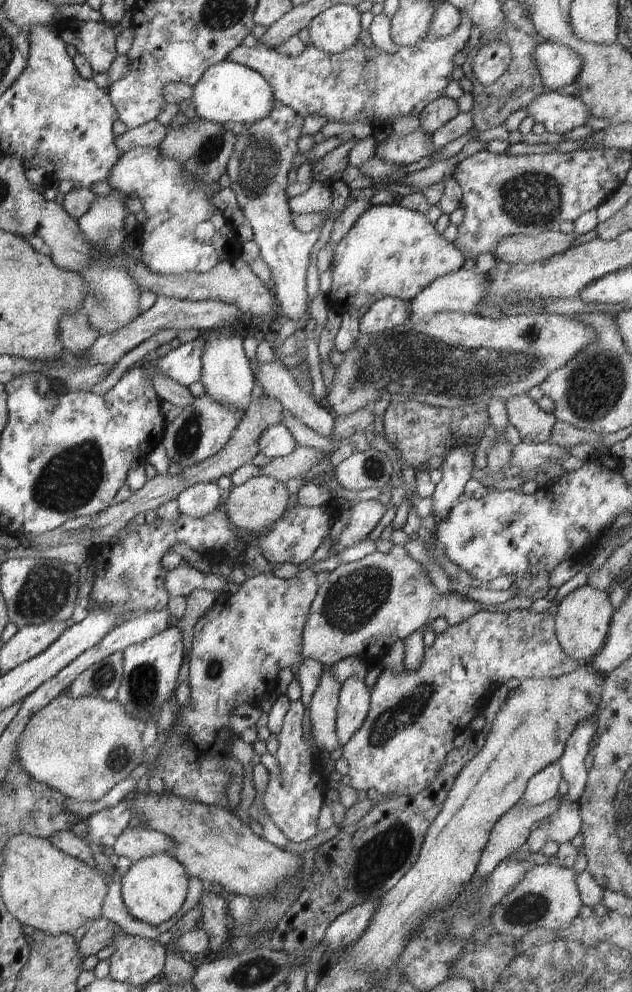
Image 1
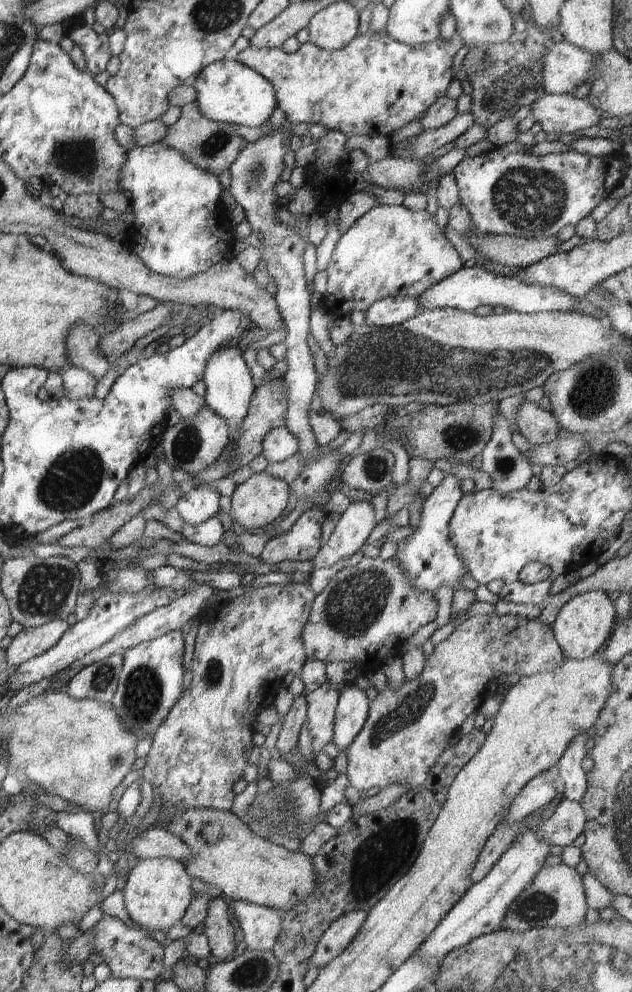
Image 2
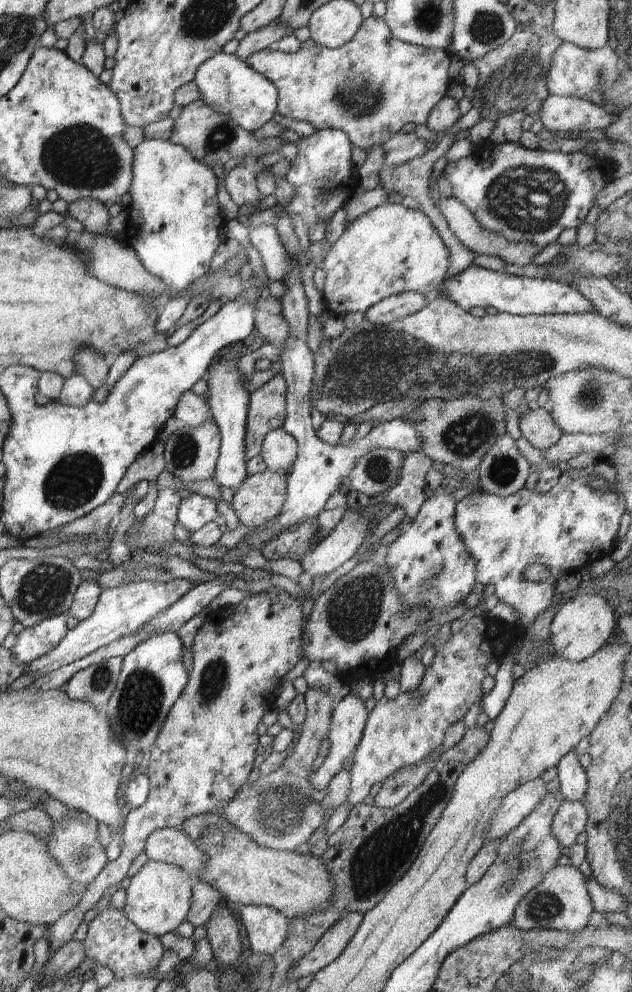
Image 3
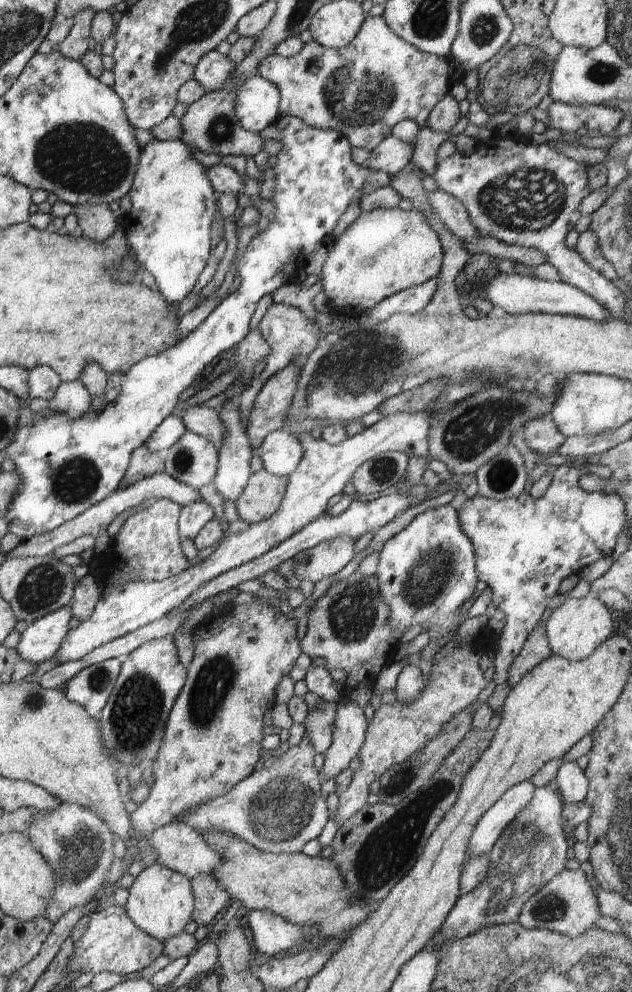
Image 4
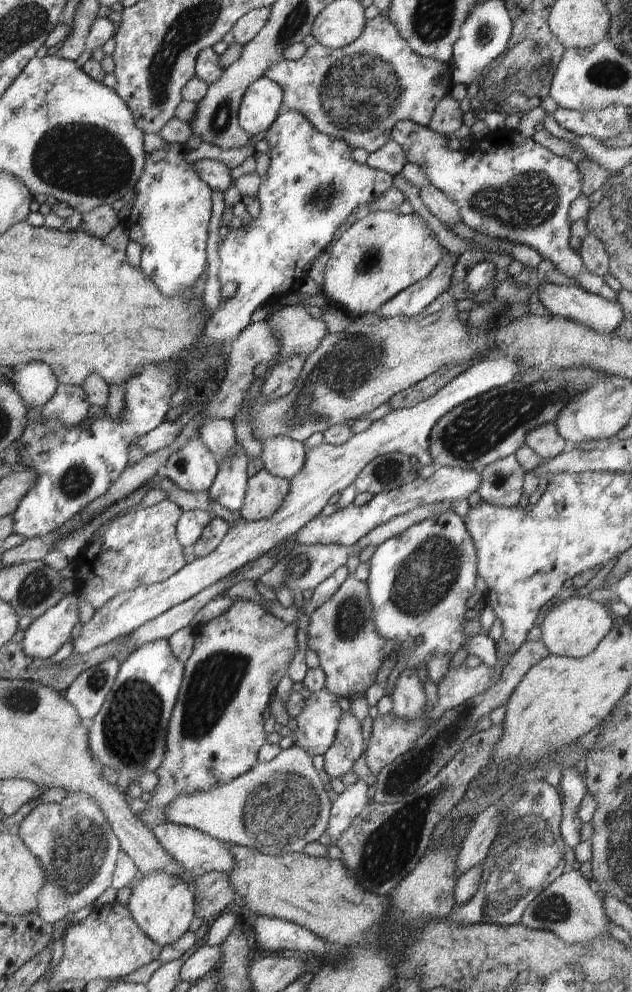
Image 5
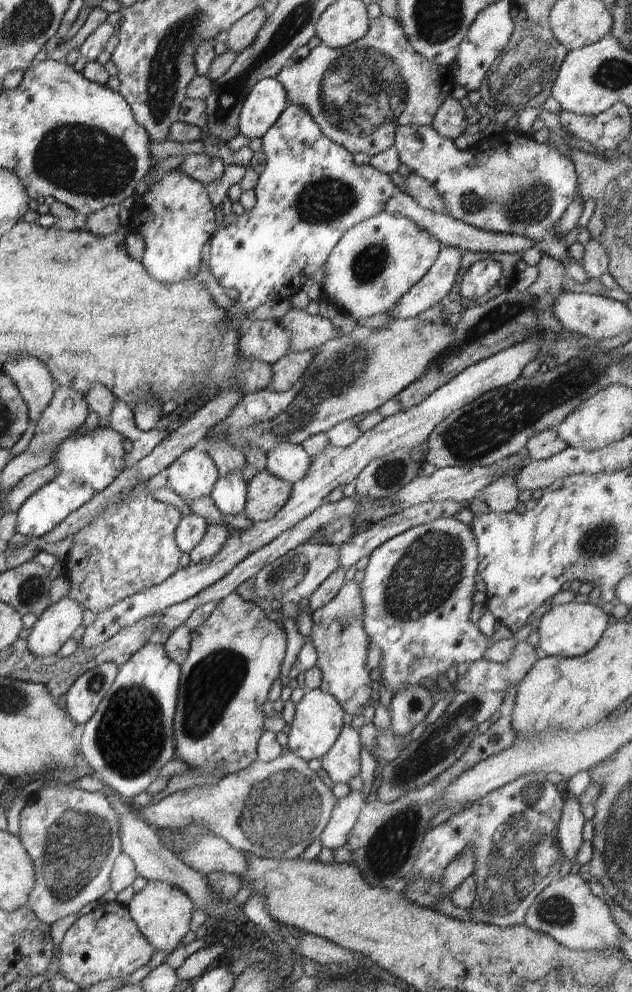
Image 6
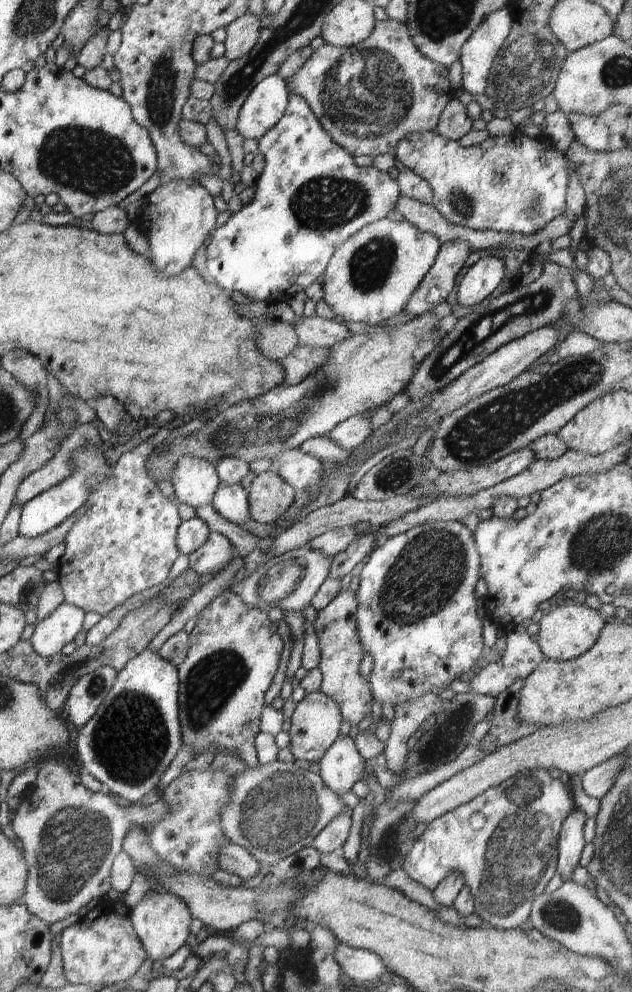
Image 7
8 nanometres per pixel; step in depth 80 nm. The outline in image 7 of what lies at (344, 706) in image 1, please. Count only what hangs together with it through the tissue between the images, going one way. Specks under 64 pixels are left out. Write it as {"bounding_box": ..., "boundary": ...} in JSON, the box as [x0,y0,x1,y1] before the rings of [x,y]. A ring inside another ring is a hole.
{"bounding_box":[318,735,366,795],"boundary":[[[350,735],[338,737],[334,744],[326,751],[326,754],[318,762],[320,768],[319,775],[322,777],[324,784],[337,795],[344,794],[351,790],[354,783],[362,780],[362,772],[366,761],[360,756],[355,745],[355,739]]]}

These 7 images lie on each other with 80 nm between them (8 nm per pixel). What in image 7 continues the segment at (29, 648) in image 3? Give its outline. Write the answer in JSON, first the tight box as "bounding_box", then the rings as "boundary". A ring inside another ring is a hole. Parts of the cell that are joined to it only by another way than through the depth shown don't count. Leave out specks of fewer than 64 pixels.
{"bounding_box":[31,601,85,657],"boundary":[[[63,601],[46,618],[35,624],[31,645],[41,657],[51,657],[76,638],[83,628],[85,610]]]}

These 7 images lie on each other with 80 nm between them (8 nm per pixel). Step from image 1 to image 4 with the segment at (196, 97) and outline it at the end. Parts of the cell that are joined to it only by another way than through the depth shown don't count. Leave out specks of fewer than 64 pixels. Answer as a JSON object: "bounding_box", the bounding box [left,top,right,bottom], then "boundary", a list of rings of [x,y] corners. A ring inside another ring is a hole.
{"bounding_box":[194,49,280,133],"boundary":[[[216,49],[207,52],[194,69],[196,79],[209,93],[221,90],[235,75],[237,64]],[[254,75],[237,86],[234,112],[239,125],[250,133],[259,133],[280,117],[278,88],[263,76]]]}

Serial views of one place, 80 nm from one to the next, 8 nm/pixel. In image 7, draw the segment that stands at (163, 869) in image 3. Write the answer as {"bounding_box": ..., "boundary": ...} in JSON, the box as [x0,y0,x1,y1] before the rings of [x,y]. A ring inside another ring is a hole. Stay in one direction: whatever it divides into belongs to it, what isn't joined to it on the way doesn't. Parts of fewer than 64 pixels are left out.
{"bounding_box":[131,887,192,962],"boundary":[[[159,887],[148,891],[131,909],[131,923],[134,925],[134,930],[146,949],[147,956],[154,962],[163,962],[164,959],[172,957],[176,950],[188,943],[192,920],[192,913],[185,900]]]}

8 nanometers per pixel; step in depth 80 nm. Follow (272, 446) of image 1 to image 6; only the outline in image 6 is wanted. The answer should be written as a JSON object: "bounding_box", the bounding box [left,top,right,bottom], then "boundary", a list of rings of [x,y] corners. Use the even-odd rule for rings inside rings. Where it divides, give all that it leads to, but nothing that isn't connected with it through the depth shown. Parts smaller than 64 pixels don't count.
{"bounding_box":[266,443,311,485],"boundary":[[[278,443],[266,455],[266,469],[291,485],[303,479],[310,468],[311,458],[302,445]]]}

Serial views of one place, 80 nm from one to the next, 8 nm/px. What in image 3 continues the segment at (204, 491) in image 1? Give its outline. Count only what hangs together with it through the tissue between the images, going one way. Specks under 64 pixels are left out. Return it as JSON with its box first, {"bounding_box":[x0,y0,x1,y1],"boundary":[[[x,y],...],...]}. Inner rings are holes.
{"bounding_box":[177,493,217,532],"boundary":[[[191,493],[180,501],[177,510],[177,522],[179,522],[188,532],[194,532],[202,528],[203,524],[208,524],[216,518],[217,502],[207,496]]]}

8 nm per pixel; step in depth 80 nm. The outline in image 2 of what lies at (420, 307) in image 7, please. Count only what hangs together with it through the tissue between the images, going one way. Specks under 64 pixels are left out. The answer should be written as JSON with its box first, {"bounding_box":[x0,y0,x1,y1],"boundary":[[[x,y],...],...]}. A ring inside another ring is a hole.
{"bounding_box":[365,297,420,327],"boundary":[[[386,297],[374,302],[365,312],[365,323],[373,327],[395,327],[420,313],[414,297]]]}

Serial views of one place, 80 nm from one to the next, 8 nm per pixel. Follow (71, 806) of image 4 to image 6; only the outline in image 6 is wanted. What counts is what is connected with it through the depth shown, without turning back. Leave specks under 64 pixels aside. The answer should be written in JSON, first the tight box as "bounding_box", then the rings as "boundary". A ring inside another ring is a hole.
{"bounding_box":[18,783,121,925],"boundary":[[[72,783],[44,787],[29,800],[20,813],[18,834],[35,868],[35,885],[27,906],[42,922],[52,925],[60,918],[80,912],[86,904],[102,898],[111,889],[111,870],[121,853],[117,816],[102,793],[73,788]]]}

